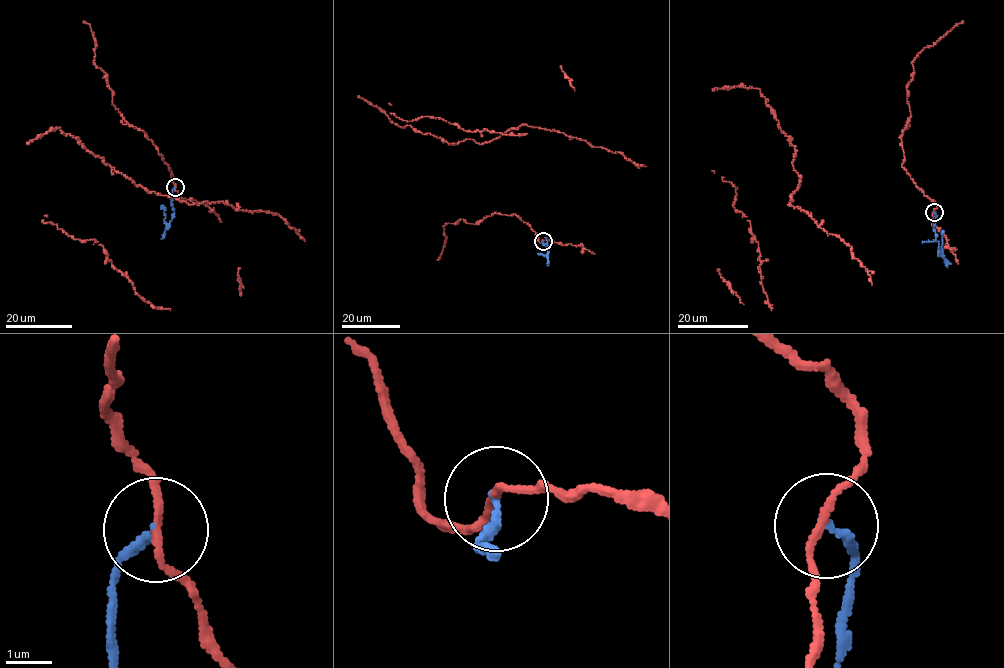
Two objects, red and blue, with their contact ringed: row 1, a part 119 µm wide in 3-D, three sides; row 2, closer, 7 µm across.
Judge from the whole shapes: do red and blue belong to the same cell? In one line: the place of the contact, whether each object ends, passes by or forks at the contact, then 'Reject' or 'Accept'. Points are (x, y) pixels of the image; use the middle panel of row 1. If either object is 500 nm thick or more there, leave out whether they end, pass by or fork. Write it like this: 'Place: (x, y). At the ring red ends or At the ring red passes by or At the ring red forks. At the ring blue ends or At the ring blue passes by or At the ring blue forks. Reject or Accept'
Place: (543, 241). At the ring red passes by. At the ring blue ends. Reject

